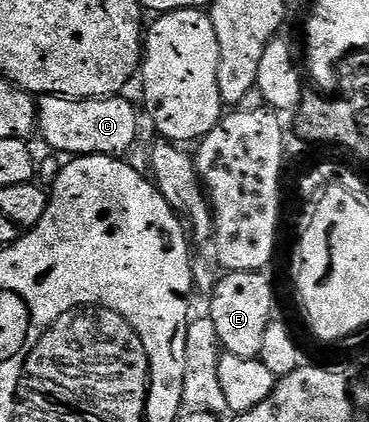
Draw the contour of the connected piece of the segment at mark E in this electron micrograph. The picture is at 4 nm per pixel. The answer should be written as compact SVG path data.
M225 272L217 285L212 285L213 293L209 296L207 316L215 324L218 342L225 352L239 358L260 357L263 350L263 333L270 320L274 319L273 284L260 272Z

